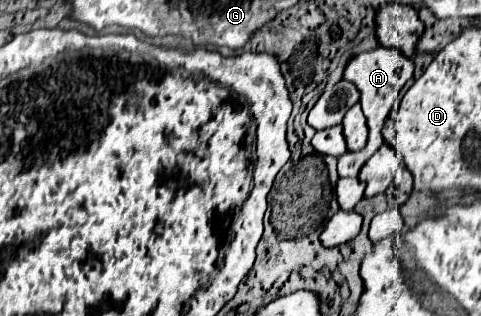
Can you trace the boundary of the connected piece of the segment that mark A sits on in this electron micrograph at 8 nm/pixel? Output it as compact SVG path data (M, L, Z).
M375 47L373 51L365 51L355 55L343 73L343 79L351 81L357 89L359 89L359 103L362 107L365 117L367 117L367 127L369 127L369 141L361 151L347 151L345 155L339 157L339 177L357 177L359 169L365 165L365 161L383 145L383 137L381 137L381 129L383 123L389 115L395 99L399 97L399 91L403 89L403 85L413 77L413 59L405 57L401 51L397 49L387 49L387 47Z

